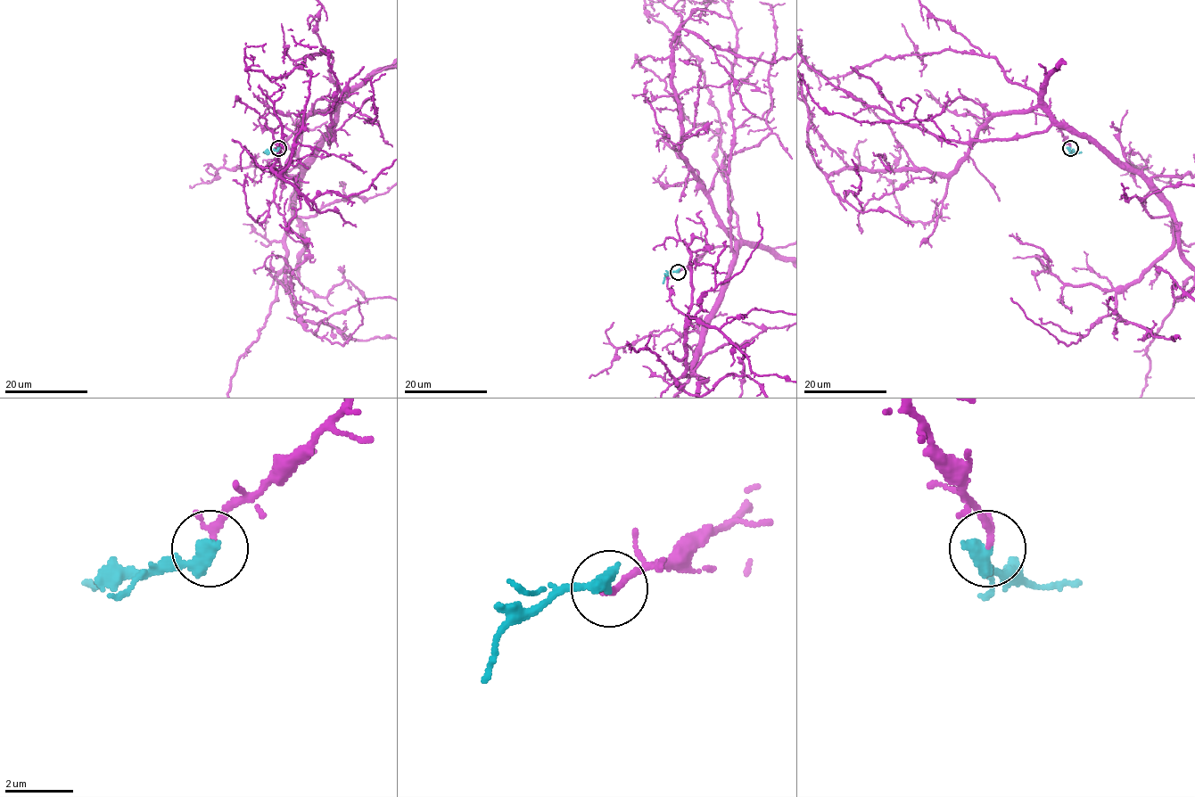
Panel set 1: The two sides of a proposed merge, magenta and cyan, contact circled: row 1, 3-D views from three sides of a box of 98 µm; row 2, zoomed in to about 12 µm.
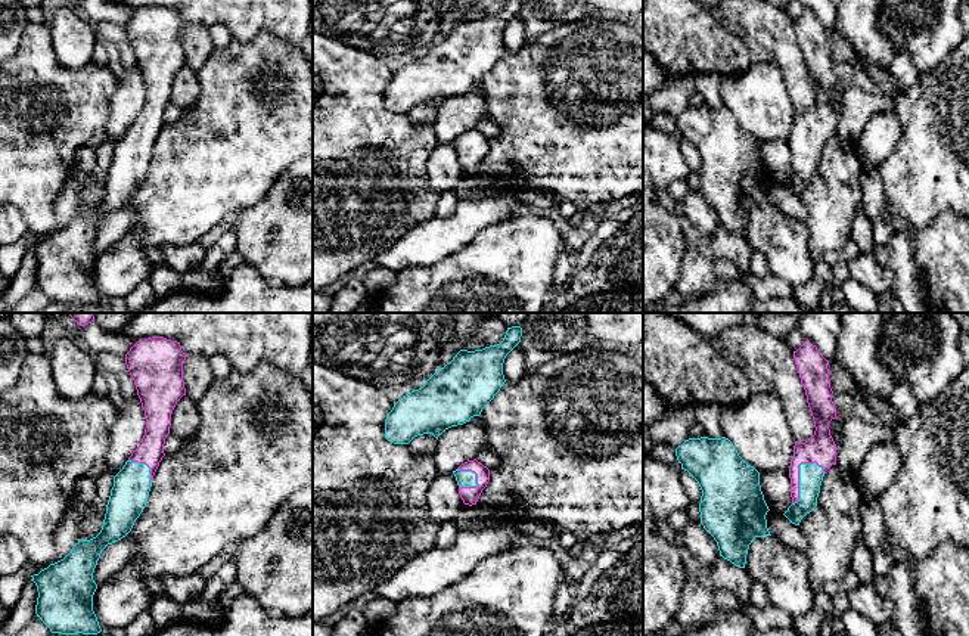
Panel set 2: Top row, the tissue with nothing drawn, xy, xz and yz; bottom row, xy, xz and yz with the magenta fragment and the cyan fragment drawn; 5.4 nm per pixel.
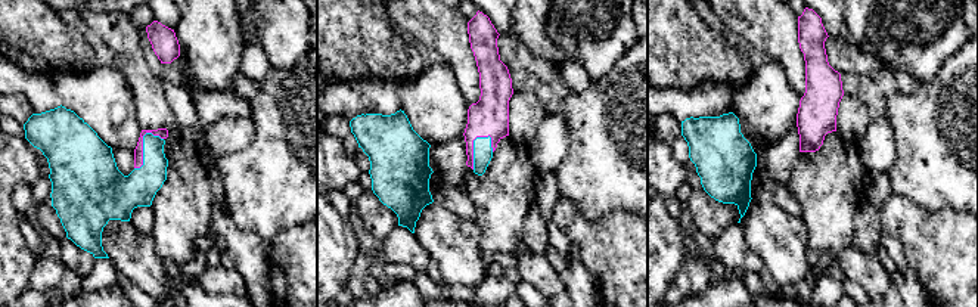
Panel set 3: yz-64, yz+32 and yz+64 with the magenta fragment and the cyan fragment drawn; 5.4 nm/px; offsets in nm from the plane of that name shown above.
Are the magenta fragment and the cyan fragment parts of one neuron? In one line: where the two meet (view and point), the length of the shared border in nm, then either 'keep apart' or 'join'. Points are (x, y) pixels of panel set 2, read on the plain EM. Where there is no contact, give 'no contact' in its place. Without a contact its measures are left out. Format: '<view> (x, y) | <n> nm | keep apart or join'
yz (798, 148) | 260 nm | join

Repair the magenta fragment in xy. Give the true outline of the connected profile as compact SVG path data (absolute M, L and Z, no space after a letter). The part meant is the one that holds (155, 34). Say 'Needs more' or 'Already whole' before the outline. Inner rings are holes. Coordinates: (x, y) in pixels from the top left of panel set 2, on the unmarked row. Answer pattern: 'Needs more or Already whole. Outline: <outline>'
Needs more. Outline: M164 6L139 9L125 24L127 38L145 80L145 105L114 146L100 202L90 210L78 210L63 229L31 245L38 261L35 283L52 303L102 301L93 280L97 258L93 242L102 220L131 201L147 173L153 145L165 125L171 83L186 65L186 27L180 12Z

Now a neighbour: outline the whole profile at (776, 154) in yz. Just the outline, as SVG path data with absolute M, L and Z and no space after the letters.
M789 140L761 142L760 155L768 179L783 184L792 174Z

